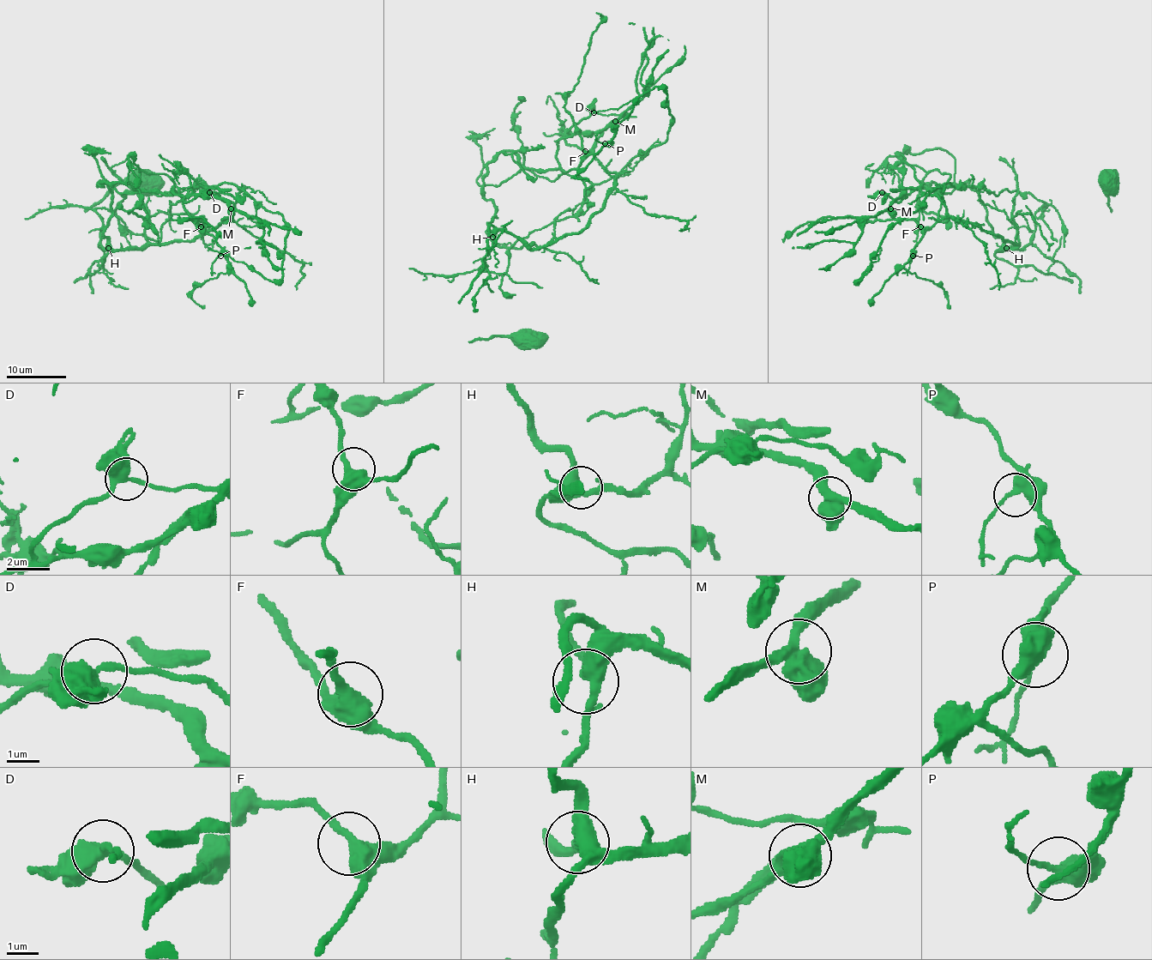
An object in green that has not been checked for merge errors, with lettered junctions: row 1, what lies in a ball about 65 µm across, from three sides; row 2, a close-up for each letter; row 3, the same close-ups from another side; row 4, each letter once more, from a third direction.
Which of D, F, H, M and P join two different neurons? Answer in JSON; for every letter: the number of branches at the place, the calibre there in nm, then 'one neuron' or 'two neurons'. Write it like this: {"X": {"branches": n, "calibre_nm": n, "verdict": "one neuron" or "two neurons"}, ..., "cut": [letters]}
{"D": {"branches": 3, "calibre_nm": 400, "verdict": "one neuron"}, "F": {"branches": 3, "calibre_nm": 440, "verdict": "one neuron"}, "H": {"branches": 3, "calibre_nm": 440, "verdict": "one neuron"}, "M": {"branches": 3, "calibre_nm": 460, "verdict": "one neuron"}, "P": {"branches": 3, "calibre_nm": 360, "verdict": "one neuron"}, "cut": []}

